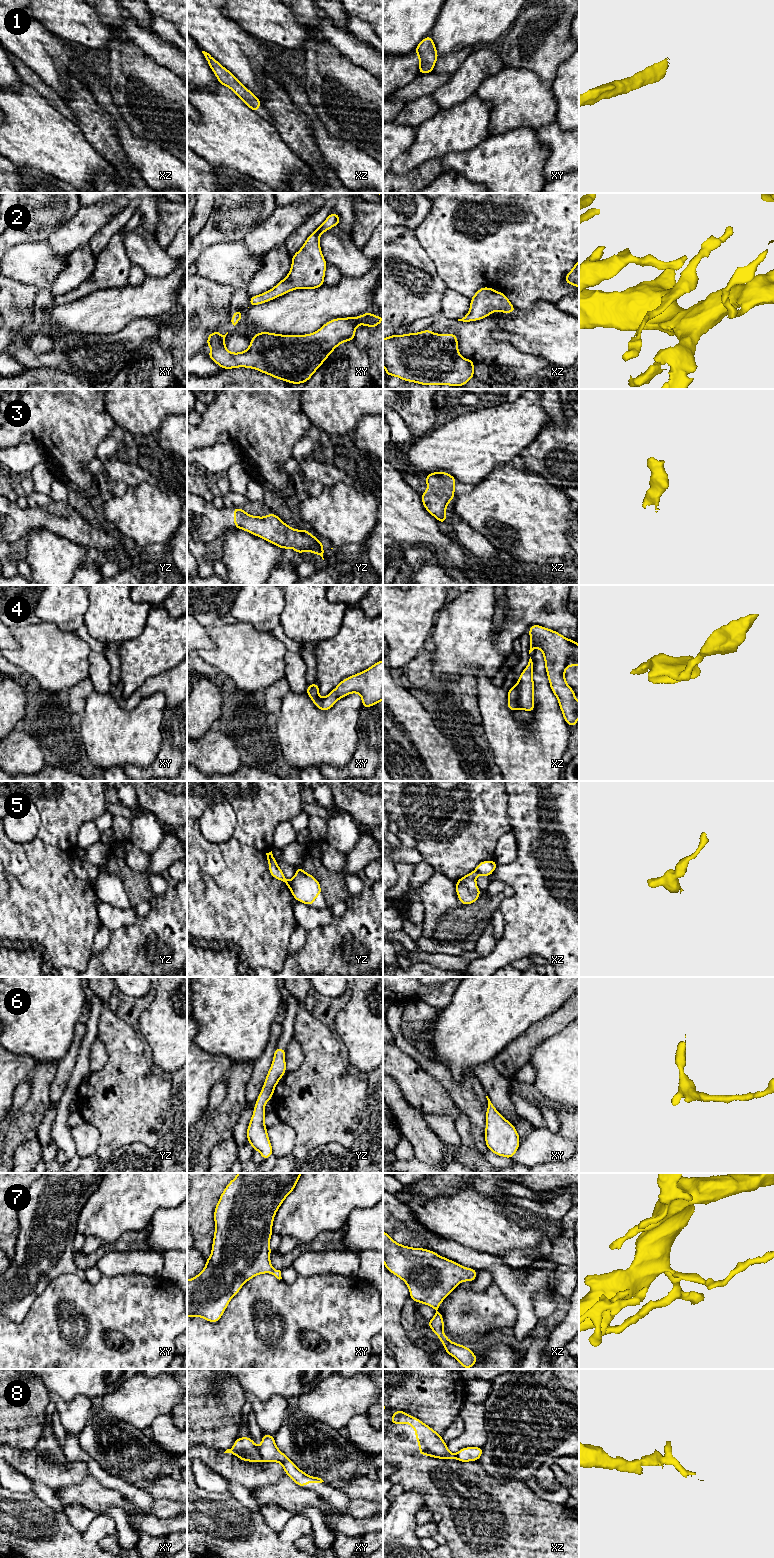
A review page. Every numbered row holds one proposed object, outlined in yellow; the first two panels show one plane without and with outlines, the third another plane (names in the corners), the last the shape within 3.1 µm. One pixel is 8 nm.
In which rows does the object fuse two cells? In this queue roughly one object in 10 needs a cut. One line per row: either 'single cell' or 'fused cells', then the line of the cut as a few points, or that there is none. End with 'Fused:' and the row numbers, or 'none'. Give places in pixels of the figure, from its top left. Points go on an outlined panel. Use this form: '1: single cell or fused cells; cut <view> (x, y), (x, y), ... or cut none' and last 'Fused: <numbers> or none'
1: single cell; cut none
2: single cell; cut none
3: single cell; cut none
4: single cell; cut none
5: single cell; cut none
6: single cell; cut none
7: single cell; cut none
8: fused cells; cut xy (258, 1449), (260, 1459)
Fused: 8

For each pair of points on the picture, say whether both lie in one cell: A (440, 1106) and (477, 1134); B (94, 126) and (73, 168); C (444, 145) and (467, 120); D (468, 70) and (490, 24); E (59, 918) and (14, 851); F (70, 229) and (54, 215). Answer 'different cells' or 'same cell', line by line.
A: different cells
B: different cells
C: same cell
D: different cells
E: same cell
F: different cells

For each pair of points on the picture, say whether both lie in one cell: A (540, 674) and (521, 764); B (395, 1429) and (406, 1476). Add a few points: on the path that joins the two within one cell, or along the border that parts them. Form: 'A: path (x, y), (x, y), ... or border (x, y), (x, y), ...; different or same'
A: path (542, 696), (542, 742); same
B: path (438, 1448), (481, 1486), (474, 1503), (449, 1498); same

